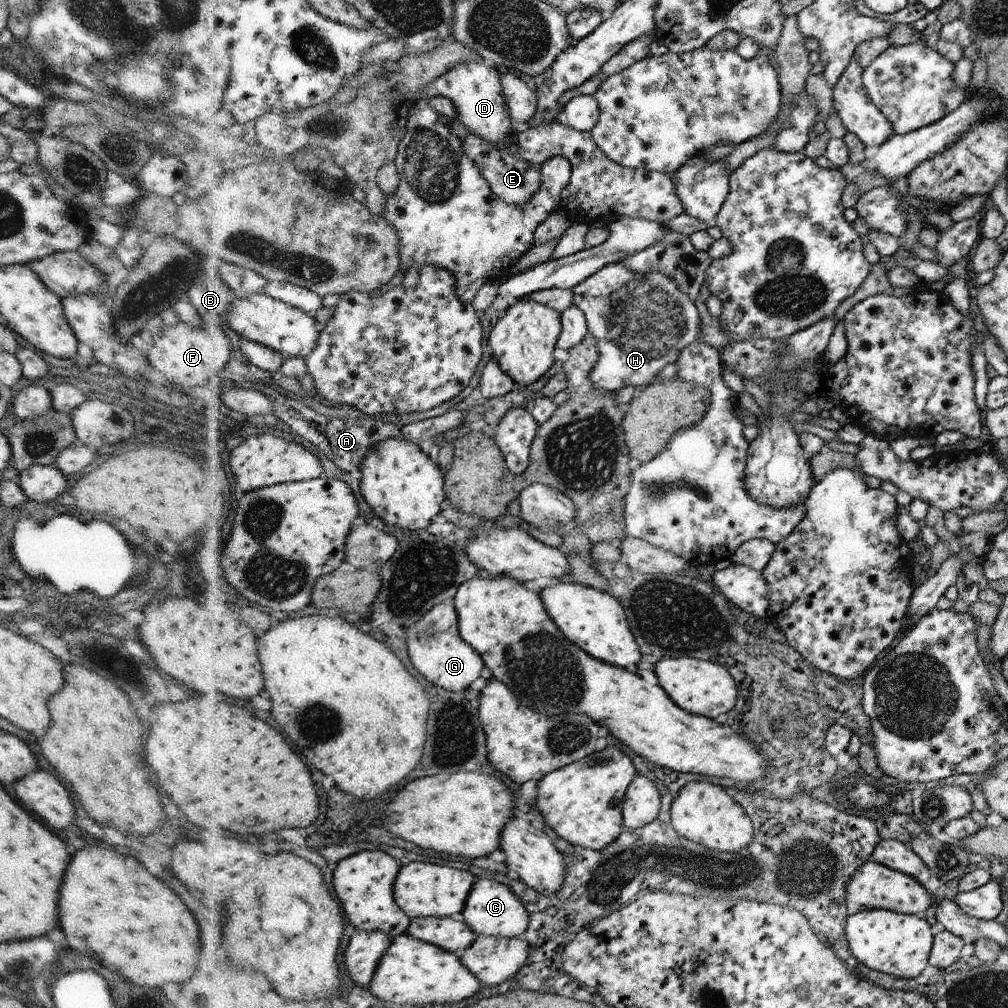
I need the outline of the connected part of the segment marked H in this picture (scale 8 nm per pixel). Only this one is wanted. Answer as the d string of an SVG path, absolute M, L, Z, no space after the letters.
M621 263L603 266L595 274L571 289L573 305L583 312L587 320L587 330L596 340L598 360L589 378L592 385L604 392L619 392L625 387L650 385L659 380L659 374L668 364L679 361L688 346L701 340L701 319L695 302L677 287L677 283L658 271L635 274Z

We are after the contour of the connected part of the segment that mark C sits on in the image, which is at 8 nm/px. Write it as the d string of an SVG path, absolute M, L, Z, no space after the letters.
M489 878L479 879L475 881L474 888L467 898L466 908L459 917L471 926L477 936L492 935L496 938L520 936L528 928L528 912L518 898L514 887L504 886L504 883Z

